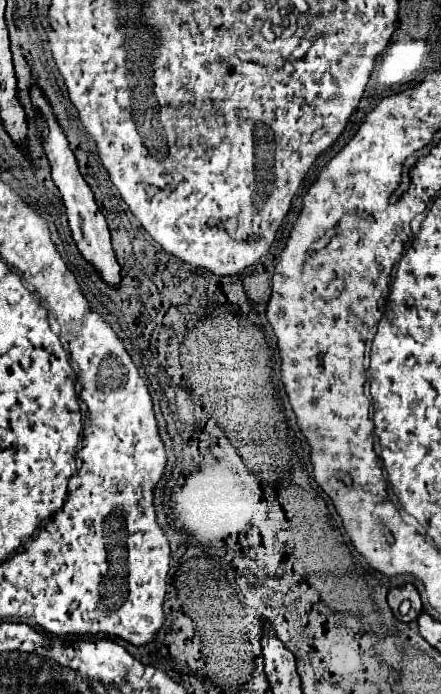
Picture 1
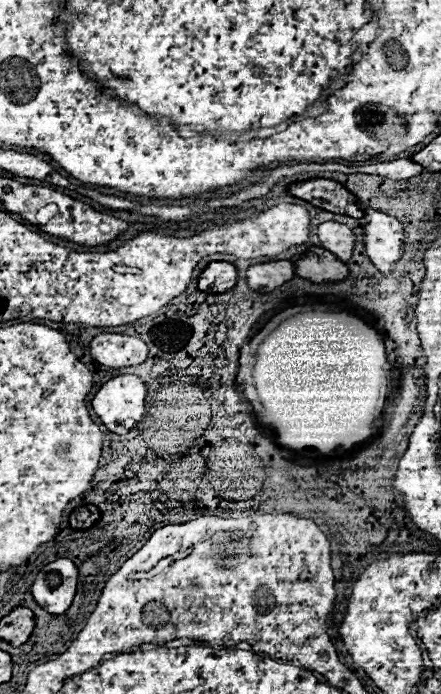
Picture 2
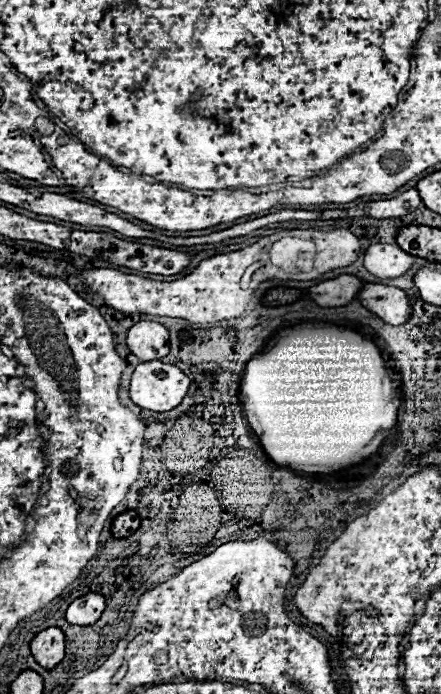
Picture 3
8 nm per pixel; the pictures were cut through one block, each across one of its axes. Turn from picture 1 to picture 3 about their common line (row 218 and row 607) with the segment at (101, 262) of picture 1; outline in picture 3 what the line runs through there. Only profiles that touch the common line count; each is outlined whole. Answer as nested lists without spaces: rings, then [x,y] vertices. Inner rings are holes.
[[[90,592],[78,600],[74,600],[68,610],[66,610],[66,620],[70,624],[78,624],[78,626],[90,626],[94,624],[102,612],[106,608],[106,602],[104,602],[104,596],[102,594],[96,594],[96,592]]]

